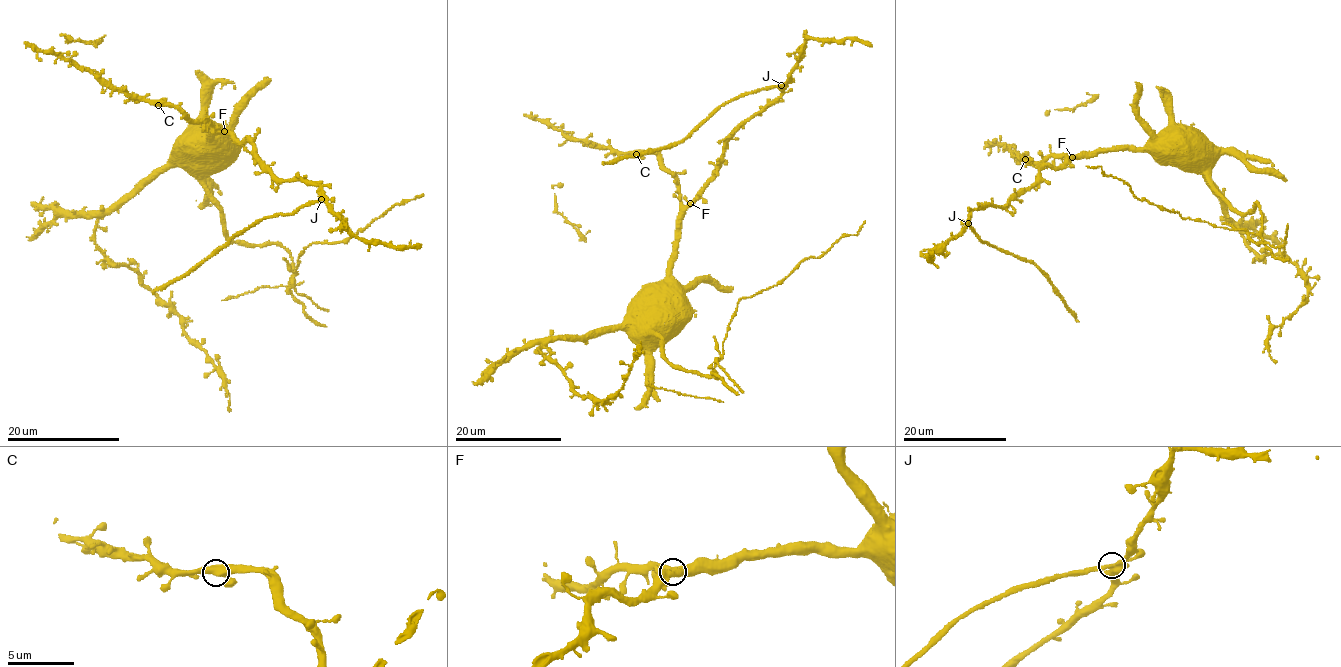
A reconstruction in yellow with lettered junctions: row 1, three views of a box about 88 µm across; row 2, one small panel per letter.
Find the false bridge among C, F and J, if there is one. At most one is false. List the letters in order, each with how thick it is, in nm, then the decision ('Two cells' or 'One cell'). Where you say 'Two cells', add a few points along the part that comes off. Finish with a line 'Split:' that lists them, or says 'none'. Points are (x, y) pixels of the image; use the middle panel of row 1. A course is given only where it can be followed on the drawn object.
C: Thickness 480 nm. One cell
F: Thickness 400 nm. One cell
J: Thickness 480 nm. Two cells. Course of the part to remove: (781, 85), (741, 94), (722, 103), (679, 141), (643, 154), (602, 164)
Split: J

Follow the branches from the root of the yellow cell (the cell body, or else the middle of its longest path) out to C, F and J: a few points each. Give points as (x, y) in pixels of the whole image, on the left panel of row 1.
C: (199, 133), (194, 126), (210, 137), (208, 132), (215, 129), (208, 120), (193, 119), (178, 107), (158, 105)
F: (199, 133), (194, 126), (210, 137), (210, 129), (212, 131), (211, 129), (217, 126), (224, 131)
J: (199, 133), (194, 126), (210, 137), (217, 127), (246, 139), (279, 178), (314, 182), (321, 199)

